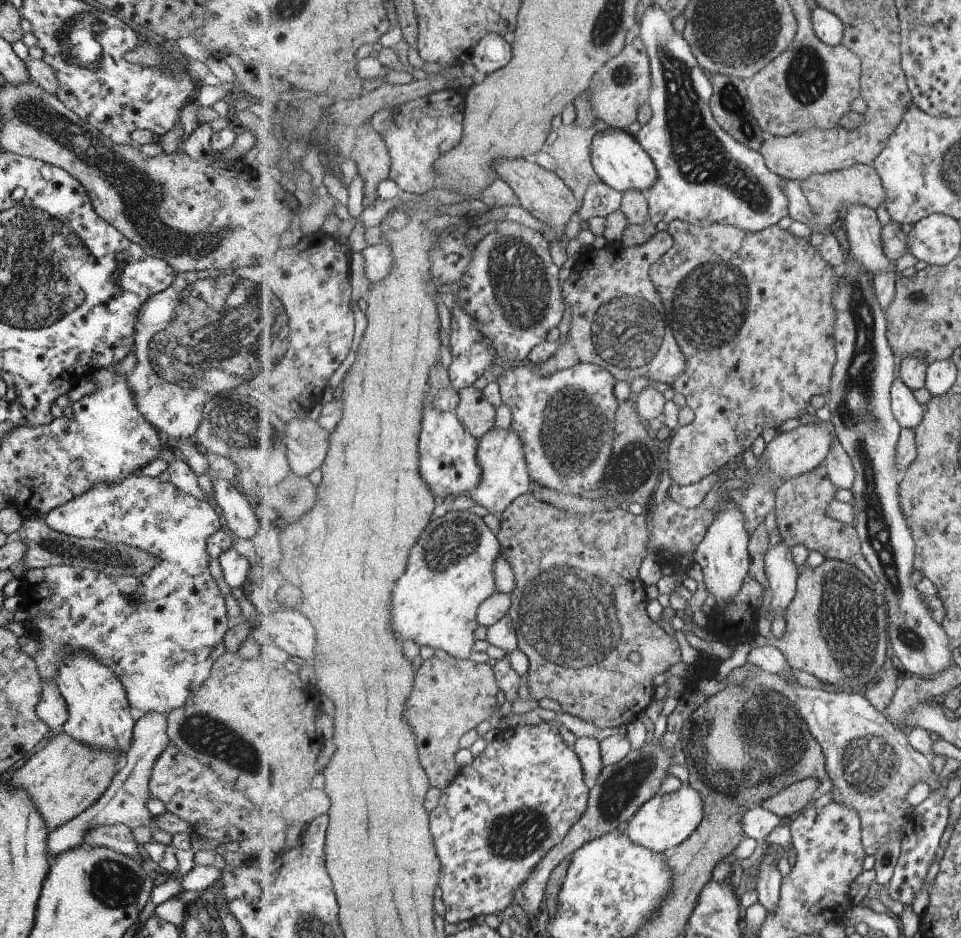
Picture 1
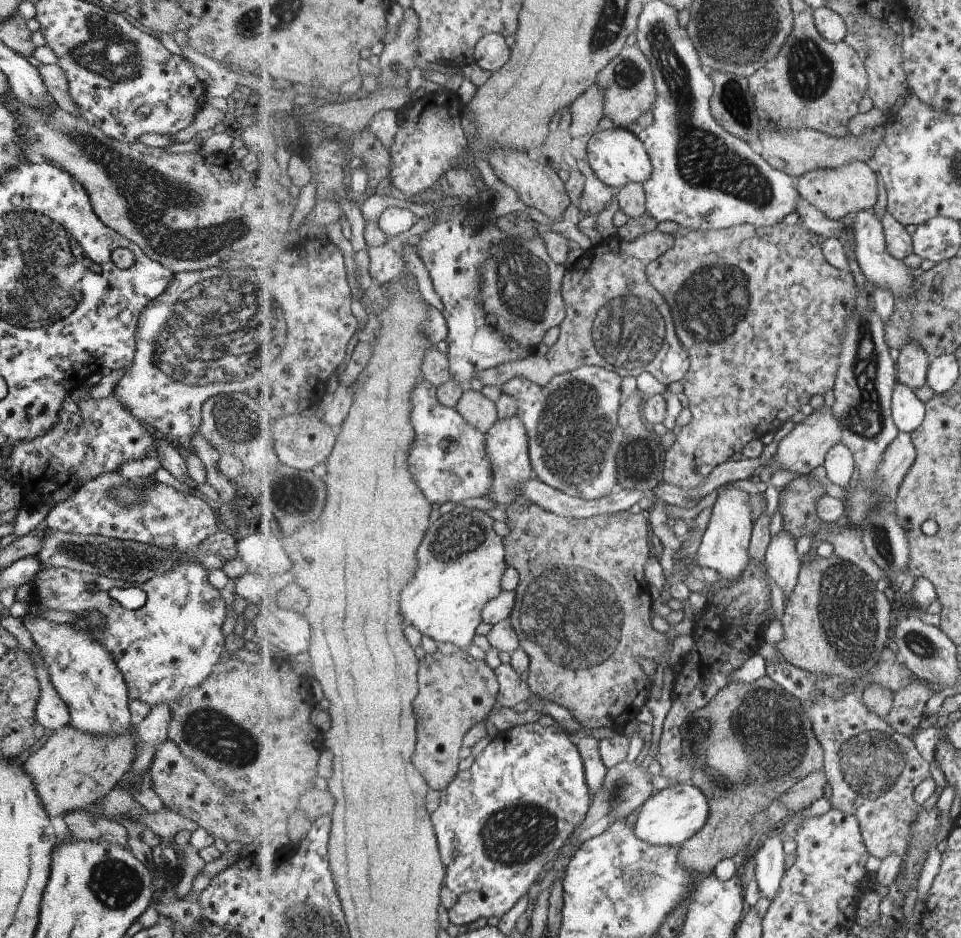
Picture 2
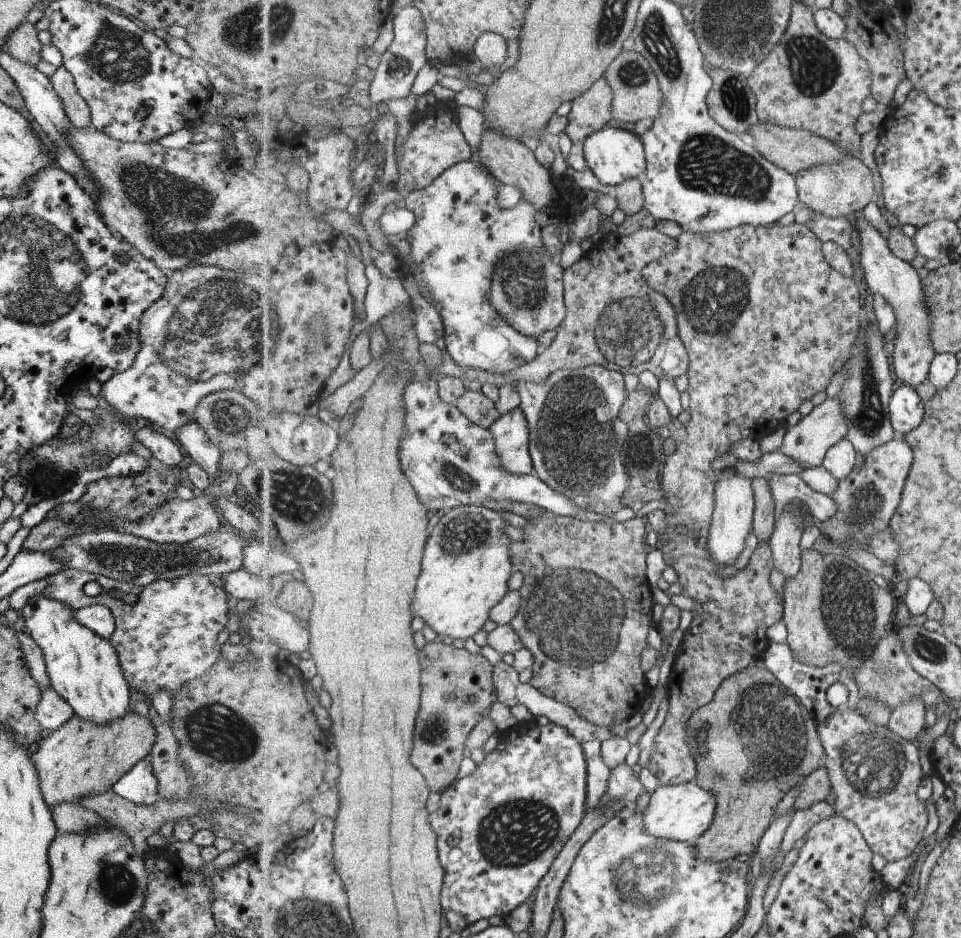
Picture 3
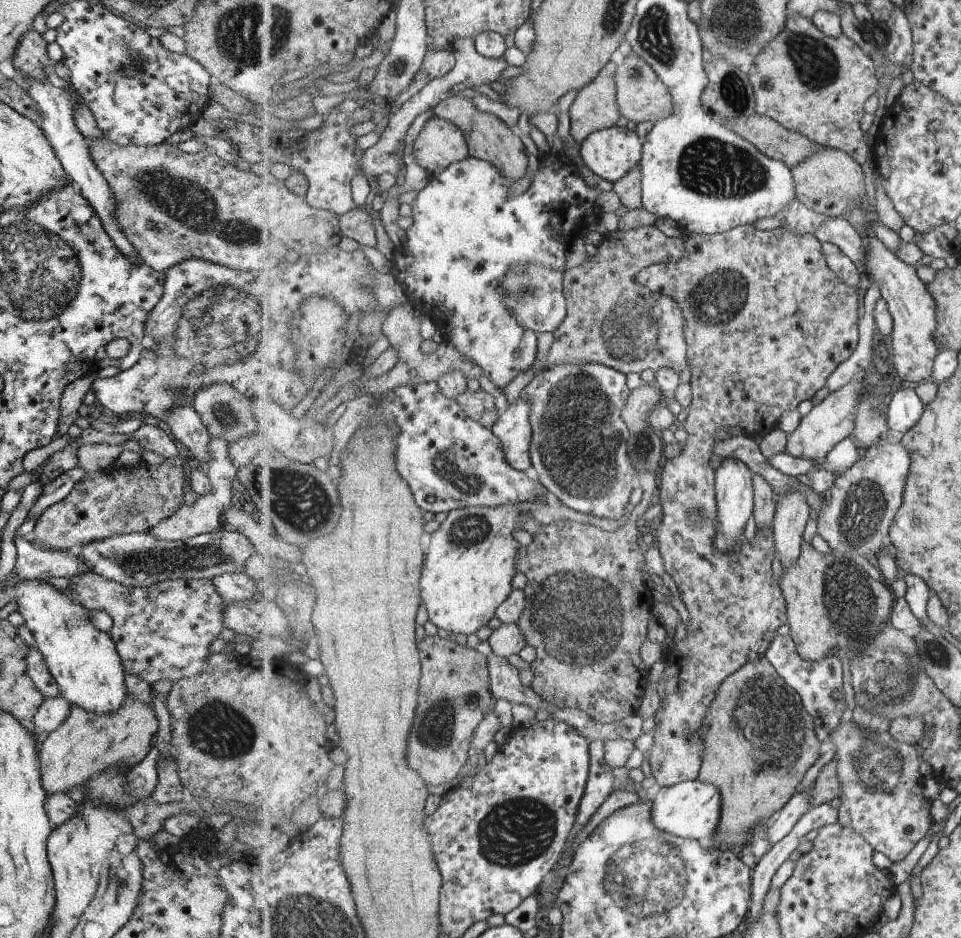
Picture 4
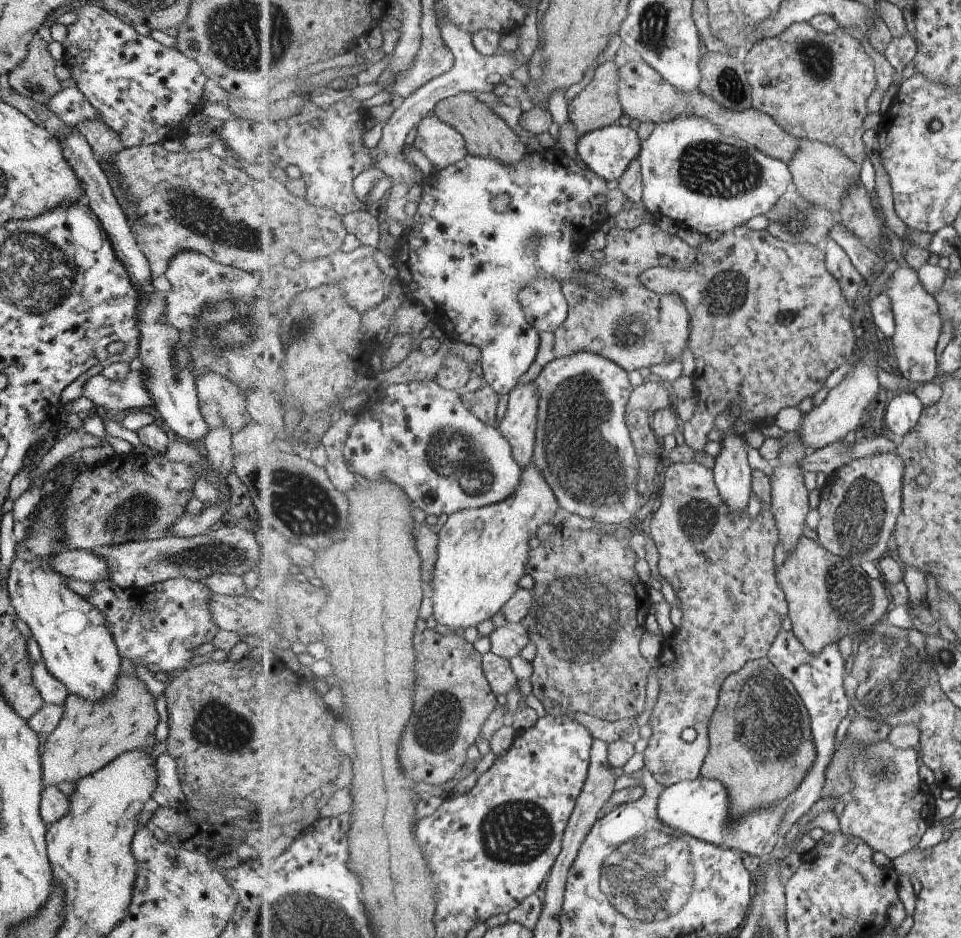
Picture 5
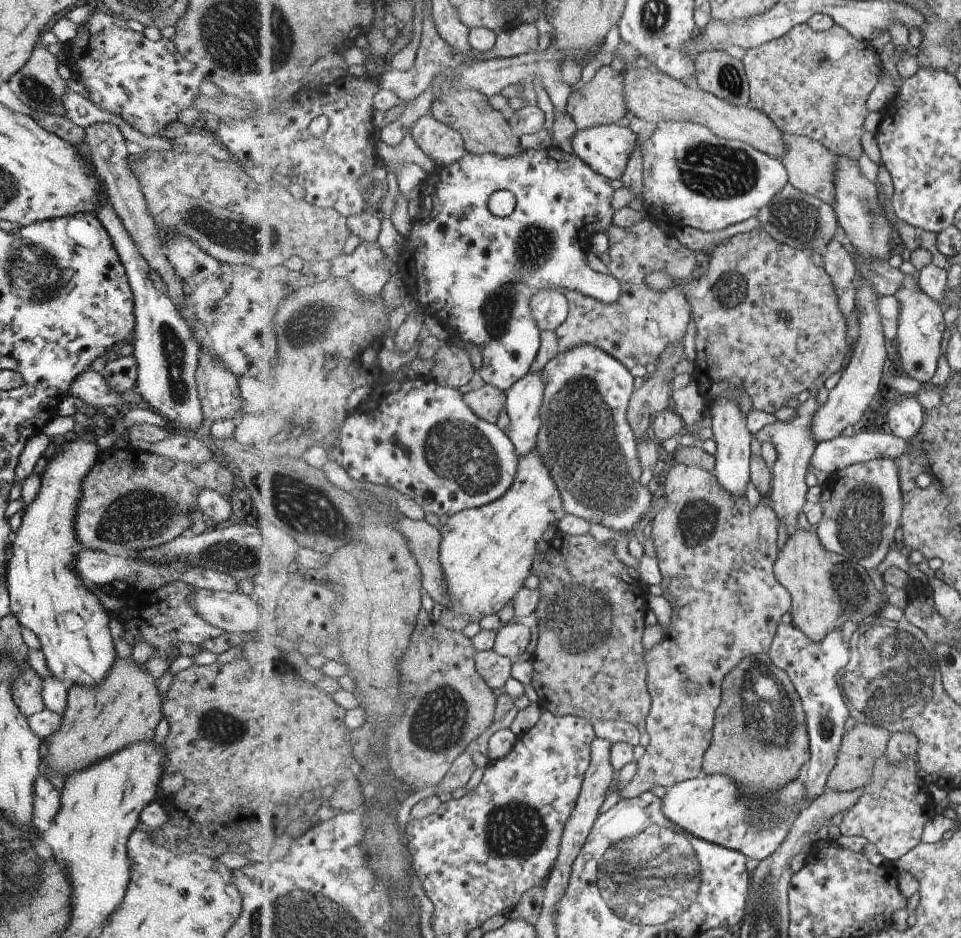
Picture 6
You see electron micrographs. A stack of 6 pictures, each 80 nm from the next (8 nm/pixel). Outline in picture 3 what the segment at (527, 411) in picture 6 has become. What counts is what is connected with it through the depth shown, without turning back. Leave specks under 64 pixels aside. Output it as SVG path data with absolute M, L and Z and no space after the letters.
M521 407L501 416L491 427L501 464L511 474L530 475L534 462L530 452L530 430Z

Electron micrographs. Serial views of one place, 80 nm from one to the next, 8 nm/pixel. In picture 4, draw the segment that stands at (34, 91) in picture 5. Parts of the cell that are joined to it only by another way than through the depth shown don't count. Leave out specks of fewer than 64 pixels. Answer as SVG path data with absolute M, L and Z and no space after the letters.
M29 28L29 32L25 32L11 56L13 67L15 68L16 81L20 78L35 78L35 80L43 80L46 78L43 75L43 70L51 63L46 56L47 43L41 38L33 28Z

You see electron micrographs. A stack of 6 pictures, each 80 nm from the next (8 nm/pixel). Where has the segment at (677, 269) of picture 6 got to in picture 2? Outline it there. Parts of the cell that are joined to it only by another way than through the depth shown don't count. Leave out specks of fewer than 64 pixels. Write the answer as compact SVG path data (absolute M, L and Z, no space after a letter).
M653 230L653 232L647 232L643 236L639 236L635 242L627 242L625 239L622 239L618 236L607 238L602 240L598 245L593 247L593 250L583 253L579 264L571 266L567 272L564 274L564 287L563 287L563 300L565 300L565 308L567 308L567 316L565 320L561 322L561 334L559 334L559 341L553 347L549 349L549 352L544 356L538 357L532 355L528 358L521 358L521 360L513 360L513 362L505 362L505 366L493 370L493 374L489 376L489 372L479 372L479 378L485 382L485 384L505 384L509 380L516 378L517 376L523 376L523 378L529 378L531 382L539 384L539 386L547 386L555 376L565 374L567 372L572 372L573 370L579 369L581 366L586 365L595 365L606 370L617 373L621 377L636 377L641 376L642 372L650 373L659 383L662 383L666 387L669 386L672 382L683 381L685 376L688 376L690 370L690 356L685 350L683 344L681 344L677 334L675 332L675 326L673 322L673 316L670 312L668 304L664 301L664 296L659 293L659 290L653 286L651 280L649 279L648 268L649 266L660 258L662 255L665 255L669 250L672 250L676 244L676 236L674 234L665 234L659 232L659 230Z

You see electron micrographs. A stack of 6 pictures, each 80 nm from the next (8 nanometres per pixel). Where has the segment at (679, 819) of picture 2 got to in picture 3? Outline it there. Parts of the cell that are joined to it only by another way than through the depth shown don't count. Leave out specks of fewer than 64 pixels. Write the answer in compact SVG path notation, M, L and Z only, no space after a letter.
M696 779L679 785L660 785L653 791L644 810L645 830L655 838L693 843L709 831L715 818L716 796L701 787Z

